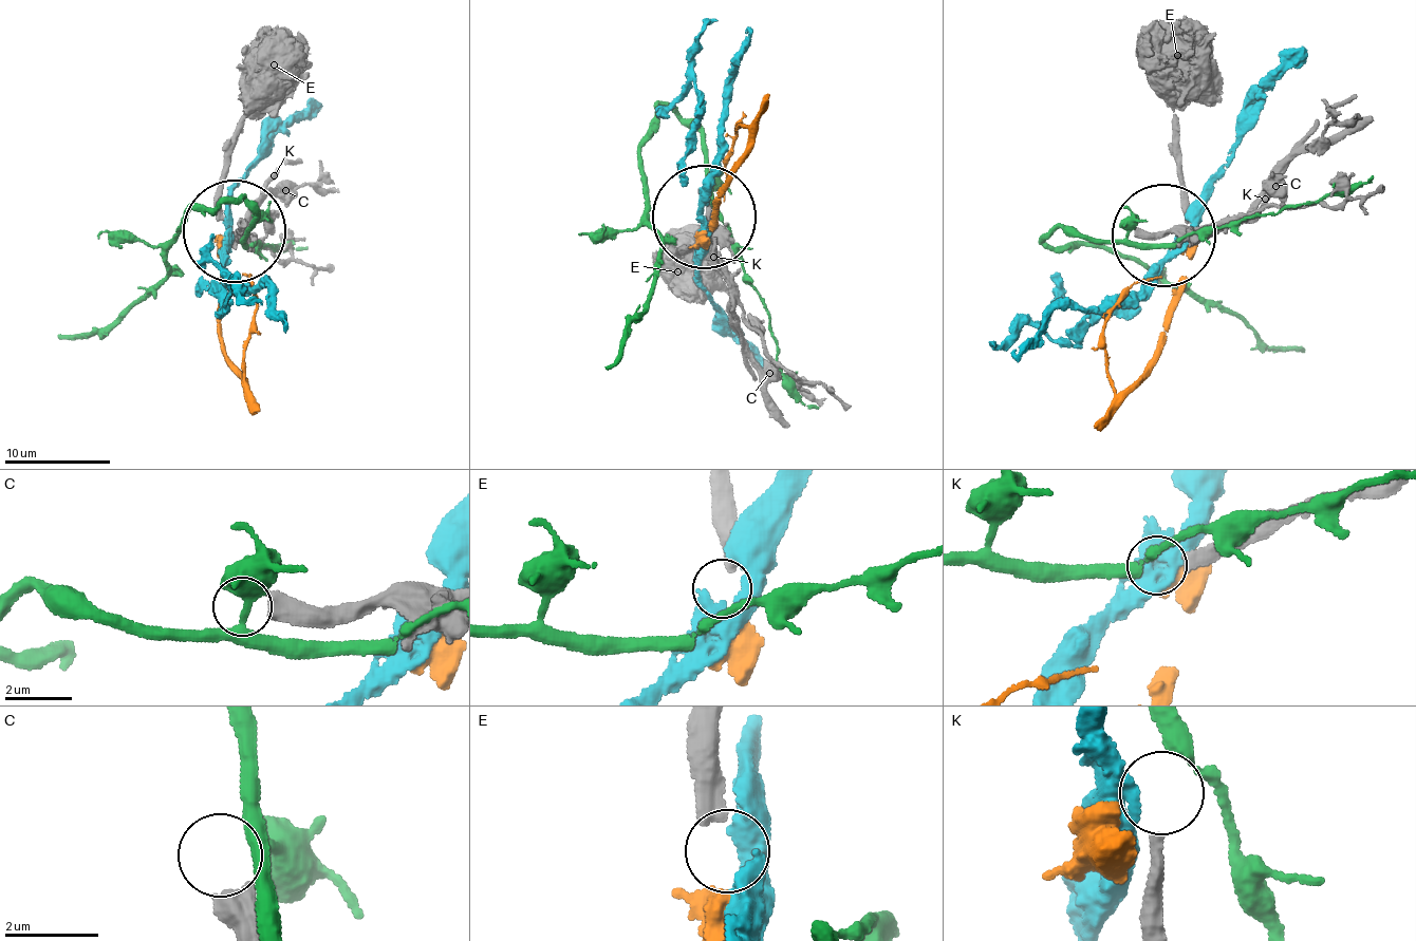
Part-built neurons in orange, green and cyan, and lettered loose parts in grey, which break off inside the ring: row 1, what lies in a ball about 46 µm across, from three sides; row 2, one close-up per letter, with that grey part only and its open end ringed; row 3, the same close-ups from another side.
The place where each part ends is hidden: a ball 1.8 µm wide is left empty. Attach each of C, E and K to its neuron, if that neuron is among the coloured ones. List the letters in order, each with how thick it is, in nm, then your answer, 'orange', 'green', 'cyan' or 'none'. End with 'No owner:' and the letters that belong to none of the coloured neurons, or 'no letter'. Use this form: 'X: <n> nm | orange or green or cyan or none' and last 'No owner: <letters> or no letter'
C: 550 nm | none
E: 420 nm | orange
K: 320 nm | green
No owner: C

